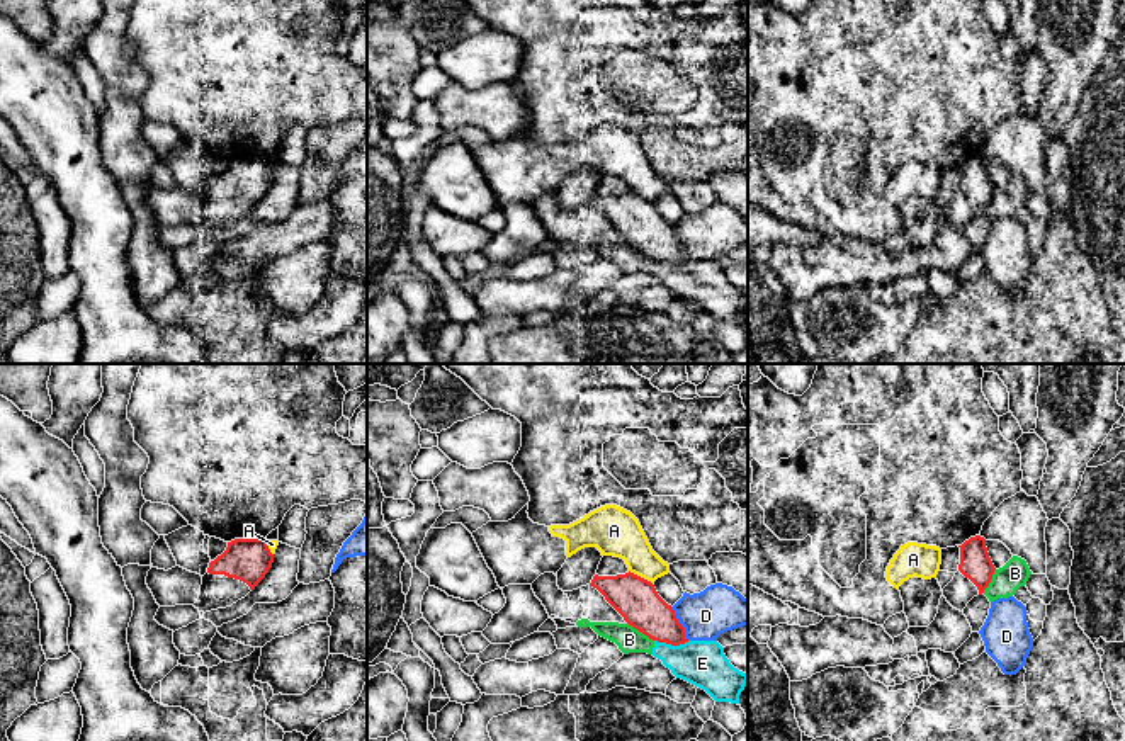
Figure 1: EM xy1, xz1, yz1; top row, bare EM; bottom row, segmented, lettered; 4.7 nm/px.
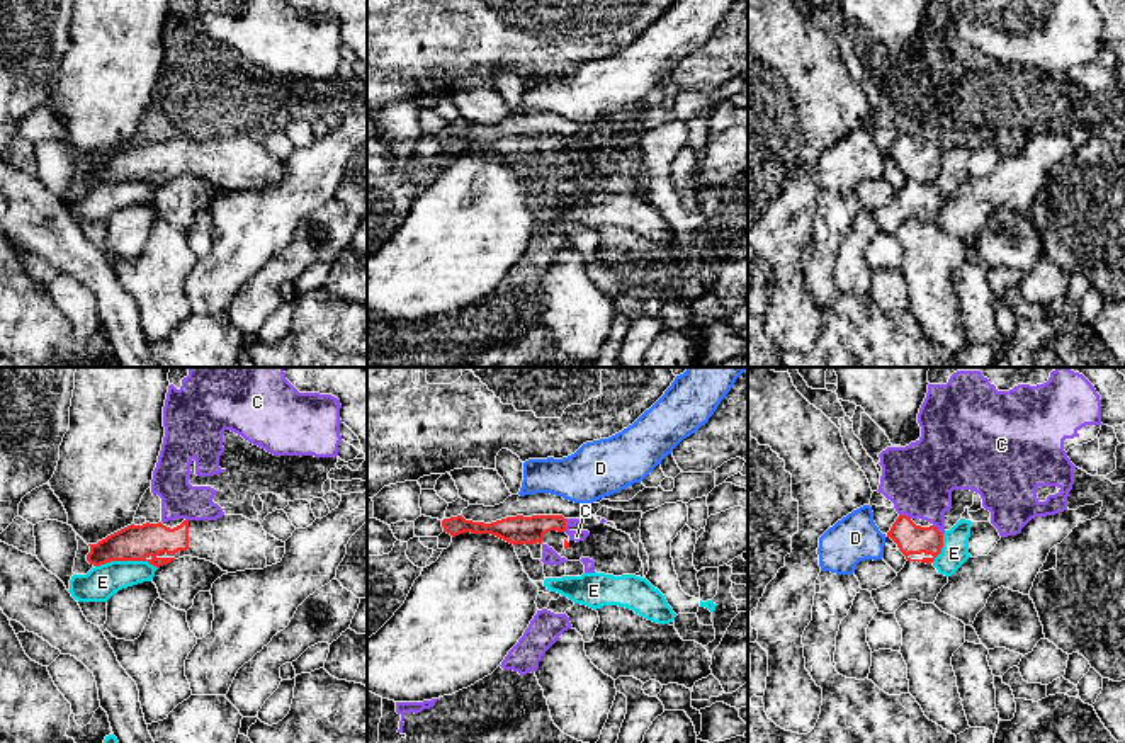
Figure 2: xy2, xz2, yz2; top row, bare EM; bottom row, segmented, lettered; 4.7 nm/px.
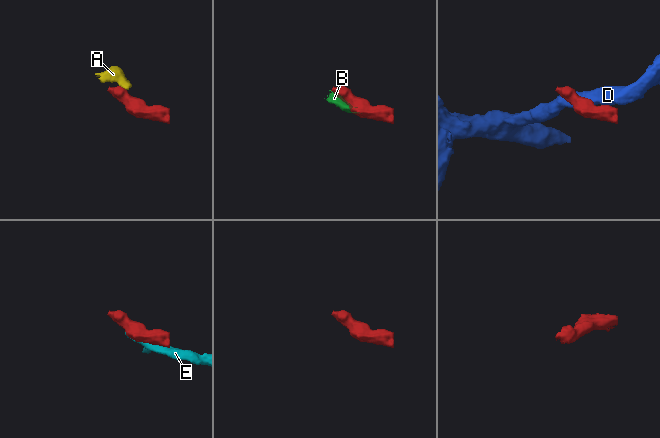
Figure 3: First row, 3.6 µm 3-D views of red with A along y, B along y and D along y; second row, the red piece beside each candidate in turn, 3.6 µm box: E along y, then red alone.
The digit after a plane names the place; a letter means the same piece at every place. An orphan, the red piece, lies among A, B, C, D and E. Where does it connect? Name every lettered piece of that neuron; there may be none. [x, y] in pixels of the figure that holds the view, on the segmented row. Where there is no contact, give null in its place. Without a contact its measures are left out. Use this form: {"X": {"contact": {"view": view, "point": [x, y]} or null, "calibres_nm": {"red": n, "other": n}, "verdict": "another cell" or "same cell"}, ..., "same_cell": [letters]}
{"A": {"contact": {"view": "xz1", "point": [639, 576]}, "calibres_nm": {"red": 200, "other": 220}, "verdict": "another cell"}, "B": {"contact": {"view": "xz1", "point": [641, 631]}, "calibres_nm": {"red": 200, "other": 120}, "verdict": "another cell"}, "C": {"contact": {"view": "xz2", "point": [565, 526]}, "calibres_nm": {"red": 130, "other": 50}, "verdict": "another cell"}, "D": {"contact": {"view": "xz1", "point": [680, 624]}, "calibres_nm": {"red": 200, "other": 220}, "verdict": "another cell"}, "E": {"contact": {"view": "xy2", "point": [126, 560]}, "calibres_nm": {"red": 170, "other": 160}, "verdict": "another cell"}, "same_cell": []}

